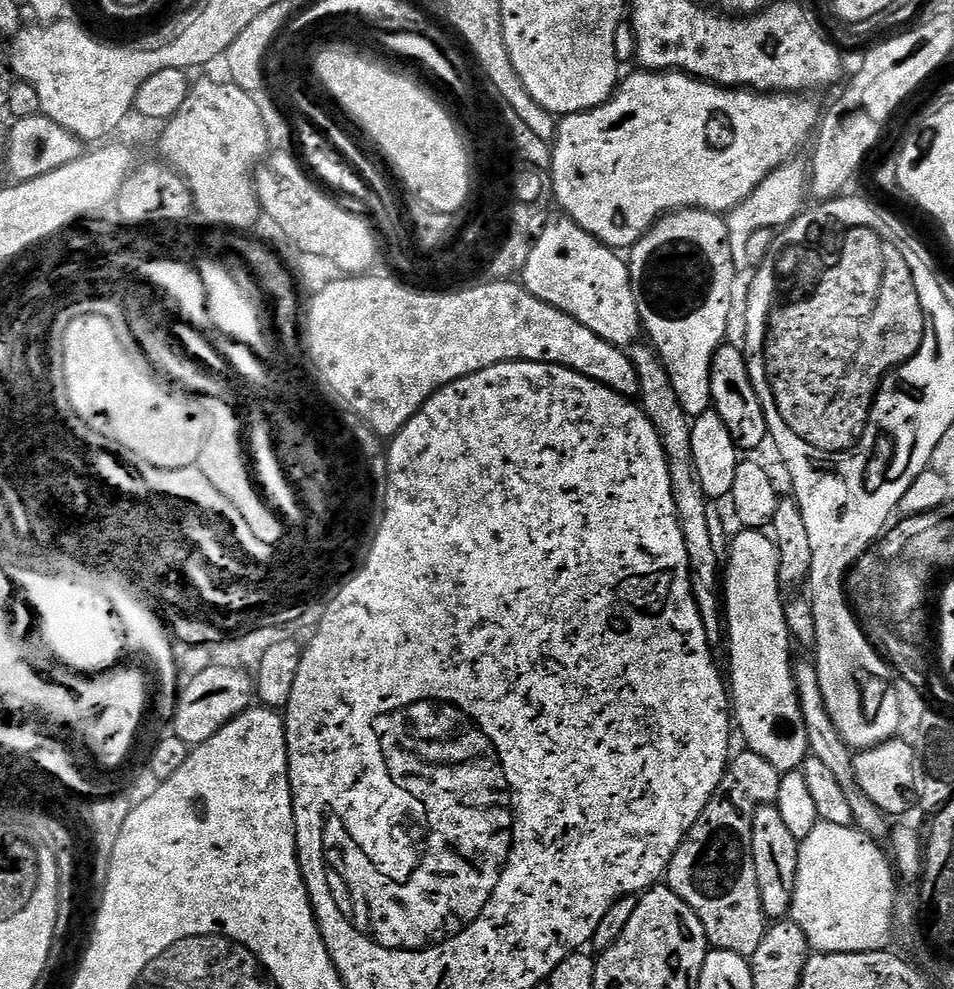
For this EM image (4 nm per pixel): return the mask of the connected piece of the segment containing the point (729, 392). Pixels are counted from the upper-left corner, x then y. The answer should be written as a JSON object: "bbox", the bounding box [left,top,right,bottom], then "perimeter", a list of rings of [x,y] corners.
{"bbox":[710,342,769,454],"perimeter":[[[731,342],[721,344],[714,354],[712,373],[710,374],[710,390],[712,391],[712,408],[726,422],[730,436],[734,438],[736,447],[741,453],[752,454],[769,439],[766,414],[762,410],[762,402],[758,398],[758,390],[754,390],[754,382],[750,378],[748,357],[743,347],[735,348]]]}

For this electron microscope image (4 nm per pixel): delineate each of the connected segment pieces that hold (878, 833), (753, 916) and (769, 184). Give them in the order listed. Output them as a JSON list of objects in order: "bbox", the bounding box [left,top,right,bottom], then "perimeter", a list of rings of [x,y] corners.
[{"bbox":[793,660,890,842],"perimeter":[[[810,660],[808,662],[797,661],[793,667],[793,672],[803,718],[806,719],[807,738],[811,755],[822,759],[825,765],[829,767],[829,771],[832,771],[837,783],[840,783],[841,791],[845,792],[846,799],[850,801],[850,810],[854,810],[855,827],[865,832],[866,835],[871,836],[877,842],[887,841],[890,836],[889,817],[884,815],[881,808],[874,806],[874,802],[870,802],[870,798],[866,798],[866,794],[862,791],[862,786],[858,786],[857,775],[854,774],[853,768],[853,751],[845,743],[841,735],[838,734],[833,719],[829,716],[825,706],[825,699],[822,698],[822,690],[818,683],[815,663]]]},{"bbox":[666,750,780,958],"perimeter":[[[747,750],[733,755],[728,761],[722,782],[718,782],[718,790],[710,798],[706,810],[690,826],[684,841],[678,846],[674,858],[666,873],[667,887],[673,888],[698,914],[702,926],[706,930],[709,945],[715,950],[726,950],[730,954],[750,958],[754,950],[762,943],[766,931],[766,917],[762,906],[762,894],[758,890],[758,874],[754,870],[754,854],[752,853],[752,823],[754,814],[764,804],[775,804],[780,785],[780,771],[762,754],[754,754]]]},{"bbox":[725,162,806,274],"perimeter":[[[789,162],[783,168],[776,169],[771,176],[767,176],[755,190],[725,215],[727,222],[728,241],[730,242],[731,257],[738,274],[751,271],[749,255],[746,251],[750,237],[760,229],[777,229],[795,220],[803,209],[804,192],[806,196],[806,168],[797,162]]]}]

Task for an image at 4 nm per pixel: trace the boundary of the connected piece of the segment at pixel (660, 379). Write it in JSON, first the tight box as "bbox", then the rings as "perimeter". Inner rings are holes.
{"bbox":[630,342,722,642],"perimeter":[[[640,342],[631,349],[630,355],[640,379],[639,403],[658,430],[666,454],[672,493],[680,515],[680,529],[686,542],[688,565],[692,571],[692,593],[709,641],[716,642],[716,639],[719,636],[721,639],[722,636],[722,562],[716,558],[716,548],[712,545],[712,524],[708,521],[710,501],[704,495],[700,475],[696,469],[692,445],[692,420],[686,414],[686,410],[682,410],[682,402],[678,402],[678,394],[674,394],[674,386],[655,348]]]}

